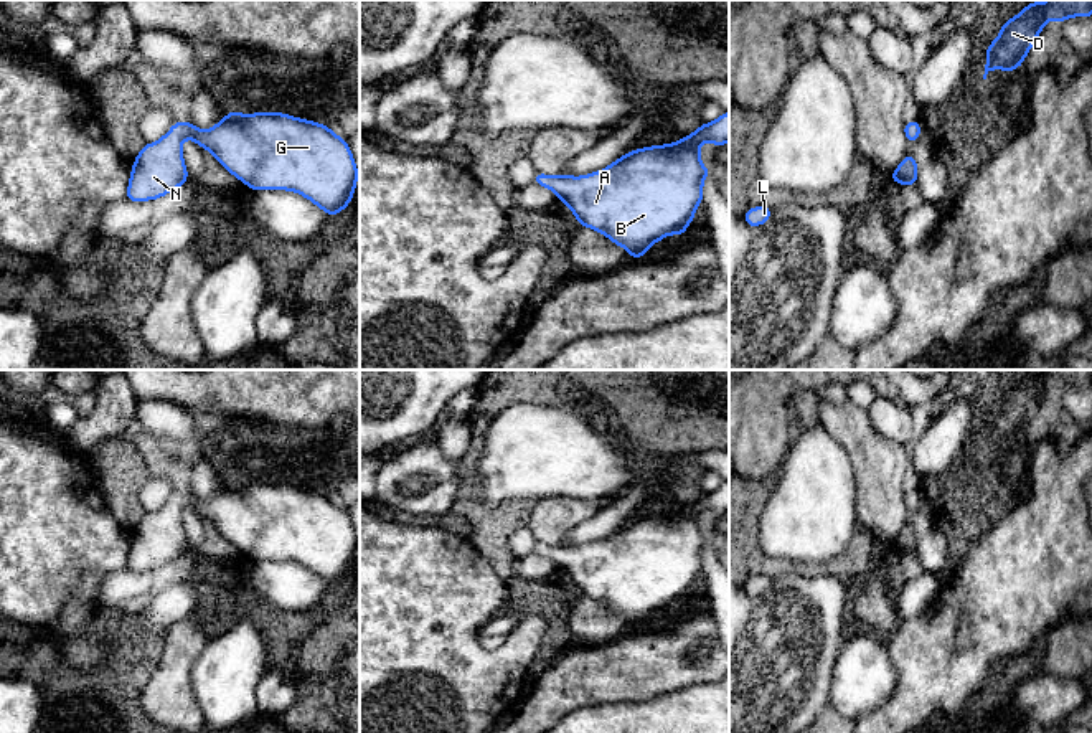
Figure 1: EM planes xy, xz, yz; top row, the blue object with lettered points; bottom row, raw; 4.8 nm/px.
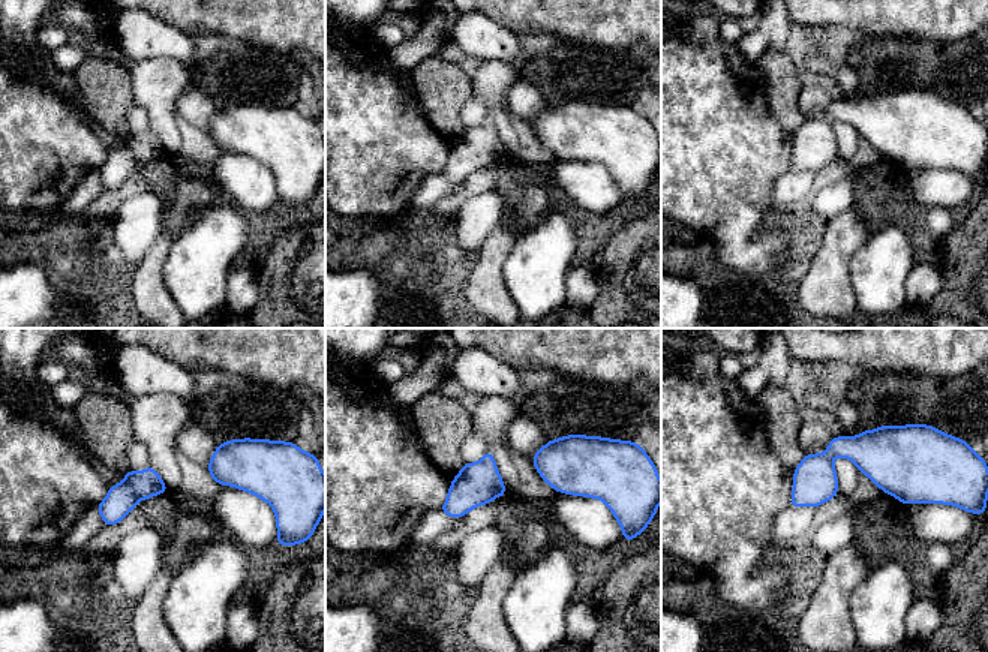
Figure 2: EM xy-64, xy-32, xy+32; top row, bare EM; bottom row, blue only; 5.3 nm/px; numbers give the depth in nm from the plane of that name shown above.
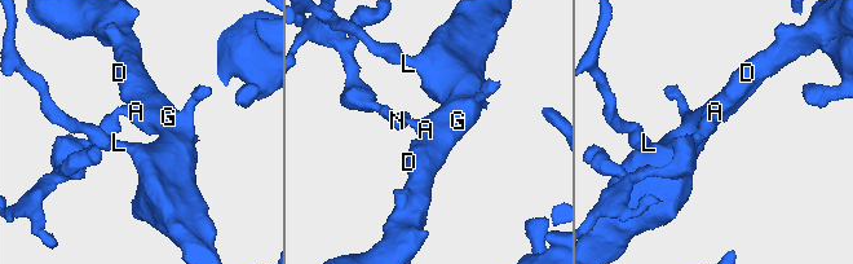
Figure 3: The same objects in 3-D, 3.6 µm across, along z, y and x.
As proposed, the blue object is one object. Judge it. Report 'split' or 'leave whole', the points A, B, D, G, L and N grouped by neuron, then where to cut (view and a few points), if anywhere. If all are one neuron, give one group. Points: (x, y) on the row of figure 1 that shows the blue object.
leave whole; A B D G L N; no cut

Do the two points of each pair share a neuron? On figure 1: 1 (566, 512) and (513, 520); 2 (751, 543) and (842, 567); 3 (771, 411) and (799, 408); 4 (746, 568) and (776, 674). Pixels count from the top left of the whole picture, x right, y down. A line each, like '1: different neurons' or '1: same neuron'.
1: different neurons
2: same neuron
3: different neurons
4: different neurons

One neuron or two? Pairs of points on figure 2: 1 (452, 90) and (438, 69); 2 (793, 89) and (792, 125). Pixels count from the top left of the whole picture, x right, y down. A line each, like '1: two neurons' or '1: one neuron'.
1: one neuron
2: one neuron

